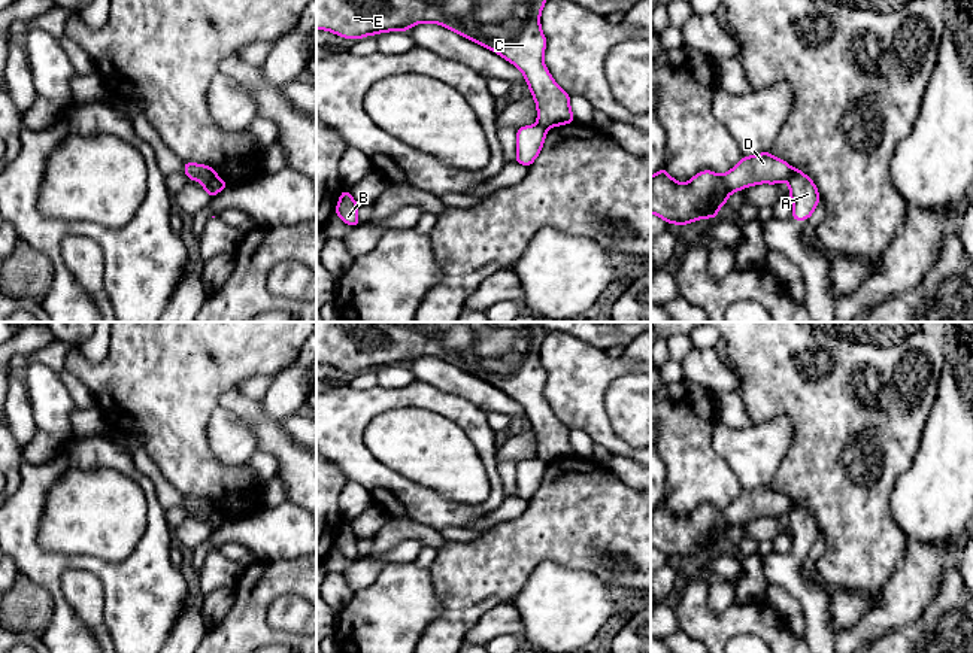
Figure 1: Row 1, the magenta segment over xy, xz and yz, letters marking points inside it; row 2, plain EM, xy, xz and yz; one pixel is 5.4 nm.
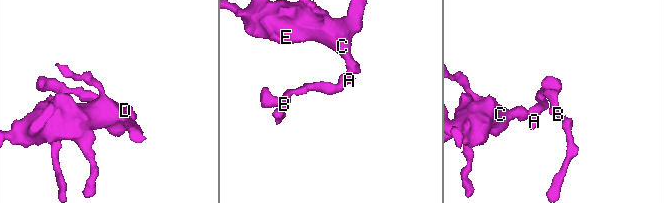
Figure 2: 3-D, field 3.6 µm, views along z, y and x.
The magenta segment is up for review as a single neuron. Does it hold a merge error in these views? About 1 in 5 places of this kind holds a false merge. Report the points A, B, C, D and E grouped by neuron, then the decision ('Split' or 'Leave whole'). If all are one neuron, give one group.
Groups: A B / C D E. Split

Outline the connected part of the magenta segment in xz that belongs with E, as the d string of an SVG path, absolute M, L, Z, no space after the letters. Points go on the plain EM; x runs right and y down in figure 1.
M316 322L316 362L346 373L363 373L387 365L407 365L421 356L440 358L516 400L536 434L537 459L551 462L572 458L575 450L570 429L555 417L543 397L546 371L540 362L540 347L546 334L542 322Z

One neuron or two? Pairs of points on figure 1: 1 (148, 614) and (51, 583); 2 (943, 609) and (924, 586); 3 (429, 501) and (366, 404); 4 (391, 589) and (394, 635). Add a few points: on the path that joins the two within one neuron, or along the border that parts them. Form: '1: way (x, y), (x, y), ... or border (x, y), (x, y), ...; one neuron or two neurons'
1: way (123, 589), (96, 565), (70, 564); one neuron
2: border (954, 568), (943, 574), (937, 594), (911, 623); two neurons
3: way (399, 486), (385, 483), (354, 452), (354, 434); one neuron
4: way (393, 601), (393, 623); one neuron

